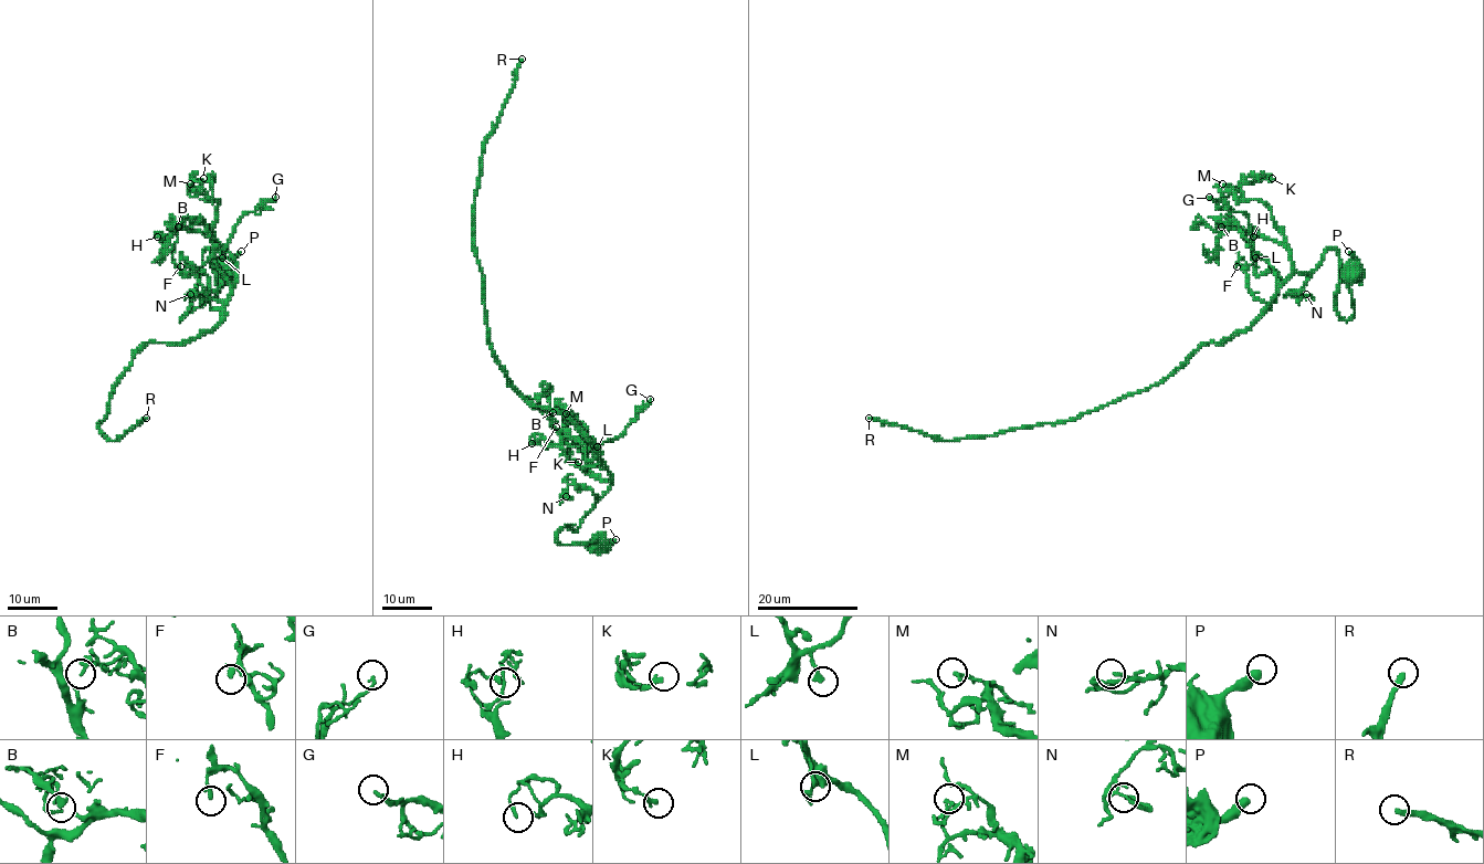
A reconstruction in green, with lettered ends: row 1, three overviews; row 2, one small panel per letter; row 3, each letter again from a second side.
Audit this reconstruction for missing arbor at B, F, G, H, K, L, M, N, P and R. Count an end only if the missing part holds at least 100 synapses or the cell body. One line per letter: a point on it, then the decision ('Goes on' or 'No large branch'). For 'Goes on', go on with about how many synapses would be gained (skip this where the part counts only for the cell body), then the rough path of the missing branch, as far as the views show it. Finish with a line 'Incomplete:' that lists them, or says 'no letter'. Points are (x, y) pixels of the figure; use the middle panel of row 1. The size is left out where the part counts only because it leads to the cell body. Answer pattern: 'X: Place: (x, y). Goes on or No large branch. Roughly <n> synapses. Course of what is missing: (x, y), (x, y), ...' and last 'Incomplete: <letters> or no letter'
B: Place: (553, 412). No large branch
F: Place: (556, 427). No large branch
G: Place: (650, 399). No large branch
H: Place: (532, 443). No large branch
K: Place: (578, 462). No large branch
L: Place: (597, 446). No large branch
M: Place: (566, 413). No large branch
N: Place: (566, 496). No large branch
P: Place: (616, 539). No large branch
R: Place: (522, 59). Goes on. Roughly 650 synapses
Incomplete: R

